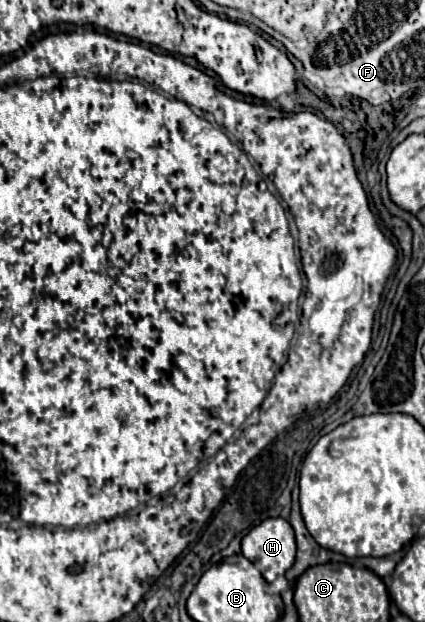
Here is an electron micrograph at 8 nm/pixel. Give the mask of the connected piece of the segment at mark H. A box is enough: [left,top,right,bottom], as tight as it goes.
[242,517,296,583]

